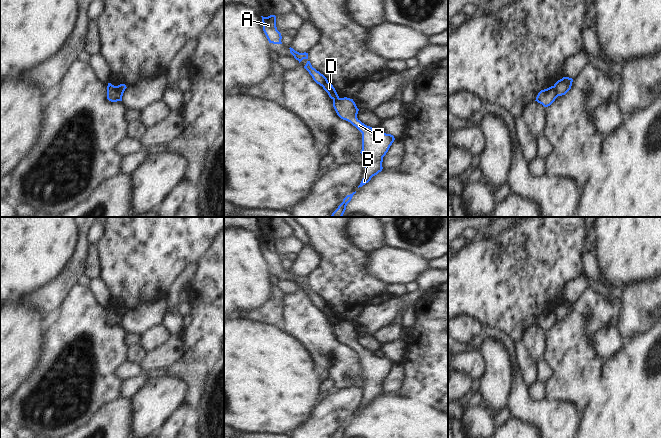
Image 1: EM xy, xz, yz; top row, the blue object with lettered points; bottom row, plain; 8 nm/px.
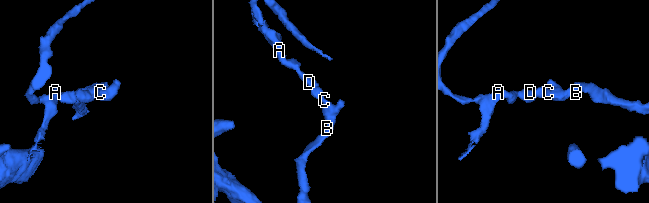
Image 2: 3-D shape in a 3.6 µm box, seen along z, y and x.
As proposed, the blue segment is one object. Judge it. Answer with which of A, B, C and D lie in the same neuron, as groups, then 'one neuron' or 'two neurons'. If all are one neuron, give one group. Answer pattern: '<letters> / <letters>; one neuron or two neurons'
A D / B C; two neurons

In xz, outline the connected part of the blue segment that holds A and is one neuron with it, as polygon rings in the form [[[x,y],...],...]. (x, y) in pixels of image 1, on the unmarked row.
[[[270,239],[268,241],[263,241],[263,240],[261,241],[262,241],[262,247],[263,247],[263,255],[269,267],[282,268],[281,257],[277,254],[277,251],[276,251],[276,240]]]

